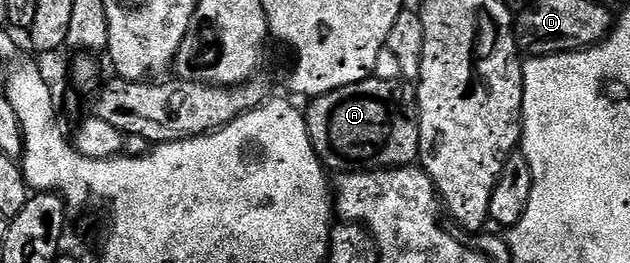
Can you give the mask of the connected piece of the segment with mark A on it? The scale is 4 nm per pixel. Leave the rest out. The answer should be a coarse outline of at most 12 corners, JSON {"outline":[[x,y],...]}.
{"outline":[[375,77],[306,107],[332,173],[420,158],[420,103]]}

